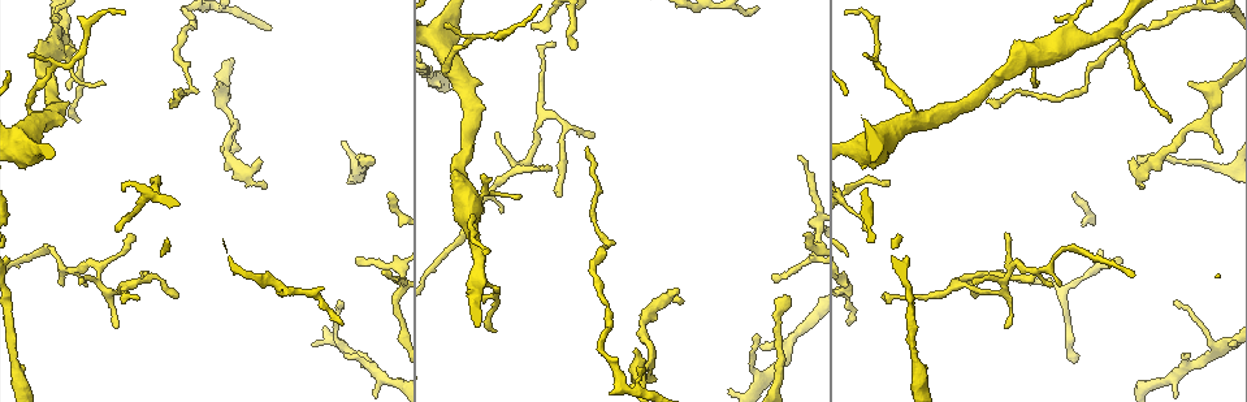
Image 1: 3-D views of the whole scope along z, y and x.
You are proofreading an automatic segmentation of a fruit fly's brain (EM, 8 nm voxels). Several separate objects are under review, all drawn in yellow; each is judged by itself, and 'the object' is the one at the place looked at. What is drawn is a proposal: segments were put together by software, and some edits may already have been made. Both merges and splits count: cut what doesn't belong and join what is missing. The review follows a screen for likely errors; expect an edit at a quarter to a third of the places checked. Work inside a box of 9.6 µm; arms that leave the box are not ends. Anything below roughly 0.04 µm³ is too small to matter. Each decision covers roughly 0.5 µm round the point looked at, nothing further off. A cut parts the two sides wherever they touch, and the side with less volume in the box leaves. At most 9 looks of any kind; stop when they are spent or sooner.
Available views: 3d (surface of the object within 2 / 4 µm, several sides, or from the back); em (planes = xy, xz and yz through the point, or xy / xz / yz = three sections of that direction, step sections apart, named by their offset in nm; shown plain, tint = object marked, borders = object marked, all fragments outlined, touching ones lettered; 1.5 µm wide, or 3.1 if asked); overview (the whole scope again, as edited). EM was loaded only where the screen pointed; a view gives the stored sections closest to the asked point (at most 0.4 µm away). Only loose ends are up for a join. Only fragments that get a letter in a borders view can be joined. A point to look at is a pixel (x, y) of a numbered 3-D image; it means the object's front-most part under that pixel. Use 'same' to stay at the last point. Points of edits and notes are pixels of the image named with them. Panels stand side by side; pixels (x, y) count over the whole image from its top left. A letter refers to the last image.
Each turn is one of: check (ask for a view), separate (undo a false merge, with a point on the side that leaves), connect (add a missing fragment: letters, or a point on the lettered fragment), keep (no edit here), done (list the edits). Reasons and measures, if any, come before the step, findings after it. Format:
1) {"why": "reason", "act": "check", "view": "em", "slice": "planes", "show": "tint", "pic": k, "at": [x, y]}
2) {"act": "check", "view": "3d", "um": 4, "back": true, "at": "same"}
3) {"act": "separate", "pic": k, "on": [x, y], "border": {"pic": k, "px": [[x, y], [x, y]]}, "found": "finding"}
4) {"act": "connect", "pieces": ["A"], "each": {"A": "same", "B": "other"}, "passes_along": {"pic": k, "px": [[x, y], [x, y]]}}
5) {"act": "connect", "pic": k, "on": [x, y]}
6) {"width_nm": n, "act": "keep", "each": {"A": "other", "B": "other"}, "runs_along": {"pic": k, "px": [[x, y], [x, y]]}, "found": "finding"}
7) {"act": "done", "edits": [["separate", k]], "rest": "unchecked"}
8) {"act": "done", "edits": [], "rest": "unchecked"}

{"why": "thick turns thin", "act": "check", "view": "3d", "um": 4, "pic": 1, "at": [55, 18]}

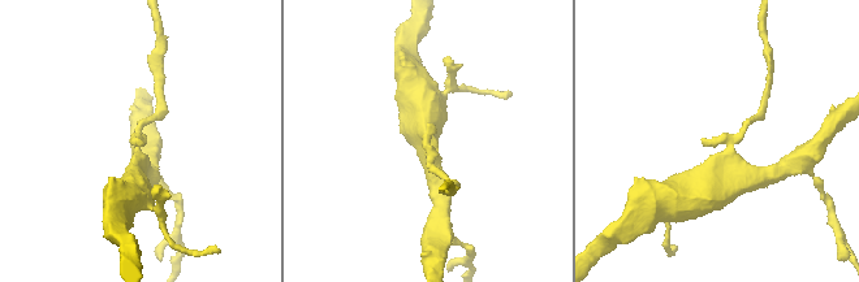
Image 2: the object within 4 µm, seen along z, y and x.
{"act": "check", "view": "em", "slice": "planes", "show": "borders", "pic": 2, "at": [739, 137]}

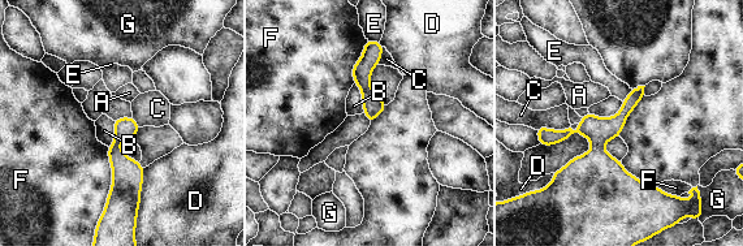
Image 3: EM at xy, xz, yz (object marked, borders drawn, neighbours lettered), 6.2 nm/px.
{"longest_contact_nm": ["F", 400], "act": "keep", "each": {"A": "other", "B": "other", "C": "other", "D": "other", "E": "other", "F": "other", "G": "other"}, "border": {"pic": 3, "px": [[354, 82], [361, 91], [363, 112]]}, "found": "continuous, no second neuron"}

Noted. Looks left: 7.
{"why": "branch stops here", "act": "check", "view": "em", "slice": "planes", "show": "tint", "pic": 1, "at": [517, 197]}

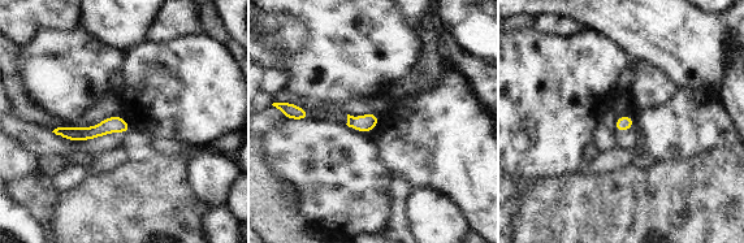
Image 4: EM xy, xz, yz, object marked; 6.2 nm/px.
{"act": "check", "view": "em", "slice": "planes", "show": "borders", "at": "same"}

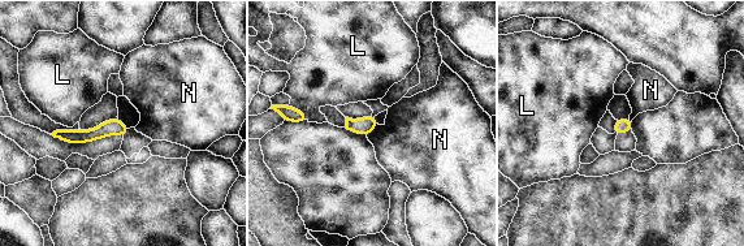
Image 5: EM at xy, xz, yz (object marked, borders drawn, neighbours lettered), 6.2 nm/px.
{"width_nm": 90, "longest_contact_nm": ["L", 160], "act": "keep", "each": {"L": "other", "N": "other"}, "found": "none of them fits"}

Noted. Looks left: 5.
{"why": "branch stops here", "act": "check", "view": "3d", "um": 2, "pic": 1, "at": [174, 296]}

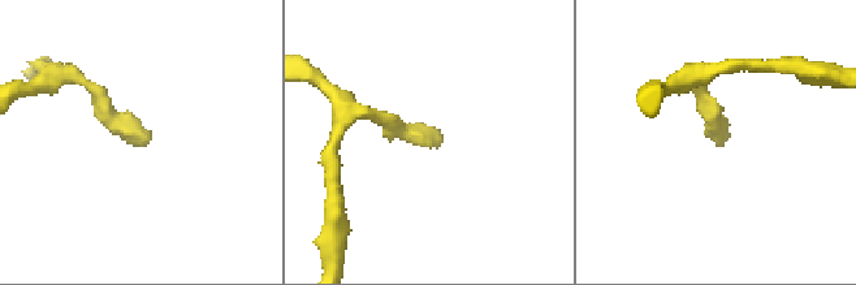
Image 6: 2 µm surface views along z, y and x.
{"act": "check", "view": "em", "slice": "planes", "show": "borders", "pic": 6, "at": [145, 144]}

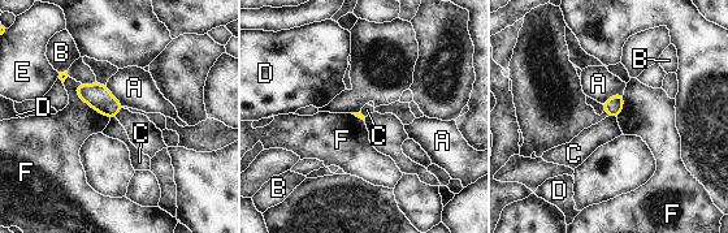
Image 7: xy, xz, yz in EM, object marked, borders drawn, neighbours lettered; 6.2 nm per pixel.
{"act": "keep", "each": {"A": "other", "B": "other", "C": "other", "D": "other", "E": "other", "F": "other"}, "border": {"pic": 7, "px": [[609, 115], [616, 119]]}, "found": "no lettered fragment goes on from it"}

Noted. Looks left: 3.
{"act": "check", "view": "em", "slice": "planes", "show": "borders", "pic": 1, "at": [346, 356]}

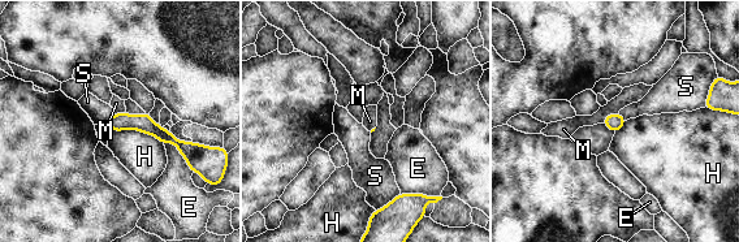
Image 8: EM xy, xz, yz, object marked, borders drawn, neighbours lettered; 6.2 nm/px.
{"act": "keep", "each": {"E": "other", "H": "other", "M": "other", "S": "other"}, "found": "none of them fits"}

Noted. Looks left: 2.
{"act": "done", "edits": [], "rest": "unchecked"}

